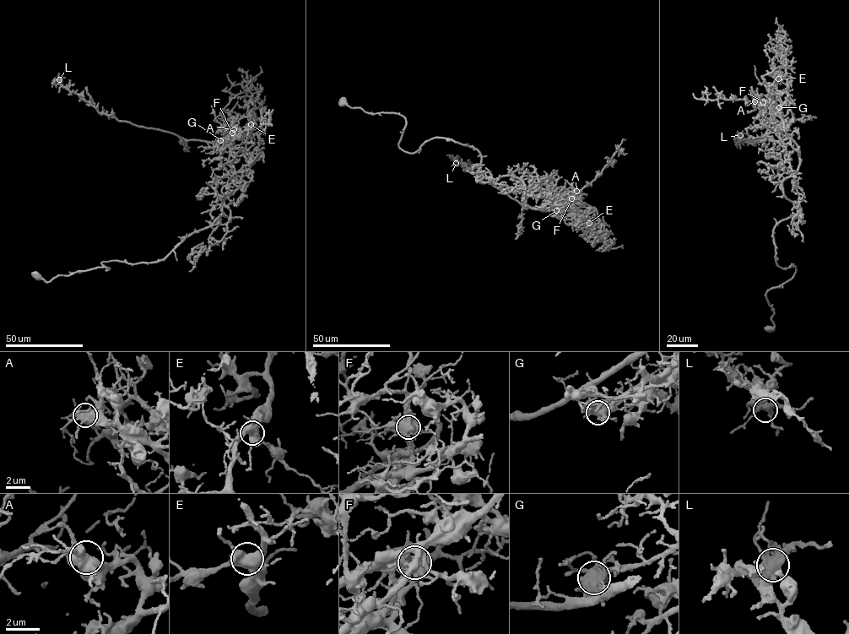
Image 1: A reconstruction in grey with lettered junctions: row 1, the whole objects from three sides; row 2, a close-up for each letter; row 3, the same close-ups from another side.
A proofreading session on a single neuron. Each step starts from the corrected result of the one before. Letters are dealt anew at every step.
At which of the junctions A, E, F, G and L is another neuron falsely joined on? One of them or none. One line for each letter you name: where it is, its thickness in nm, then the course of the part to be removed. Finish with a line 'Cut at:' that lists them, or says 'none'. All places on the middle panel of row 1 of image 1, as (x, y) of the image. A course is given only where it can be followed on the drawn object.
F: (571, 198) | 650 nm | (571, 198), (548, 210), (526, 208), (489, 182), (484, 182), (464, 164), (446, 155)
Cut at: F

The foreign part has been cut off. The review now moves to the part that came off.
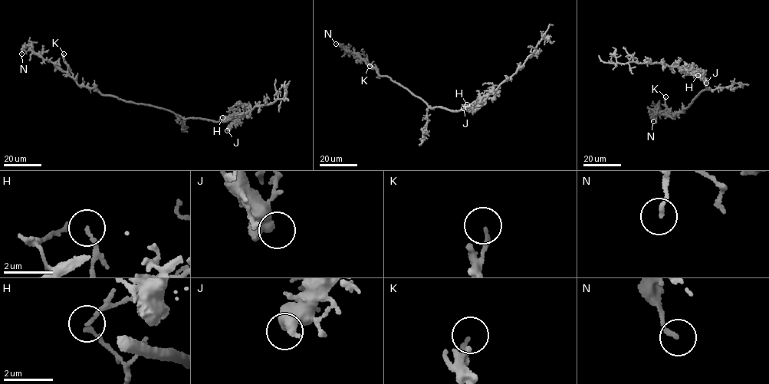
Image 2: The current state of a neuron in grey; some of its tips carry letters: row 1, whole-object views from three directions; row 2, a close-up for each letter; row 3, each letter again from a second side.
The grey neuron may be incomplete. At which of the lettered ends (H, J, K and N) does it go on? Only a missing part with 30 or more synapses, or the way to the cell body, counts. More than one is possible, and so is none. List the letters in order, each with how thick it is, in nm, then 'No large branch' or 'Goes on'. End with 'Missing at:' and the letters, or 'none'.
H: Thickness 90 nm. No large branch
J: Thickness 600 nm. No large branch
K: Thickness 160 nm. No large branch
N: Thickness 160 nm. No large branch
Missing at: none

